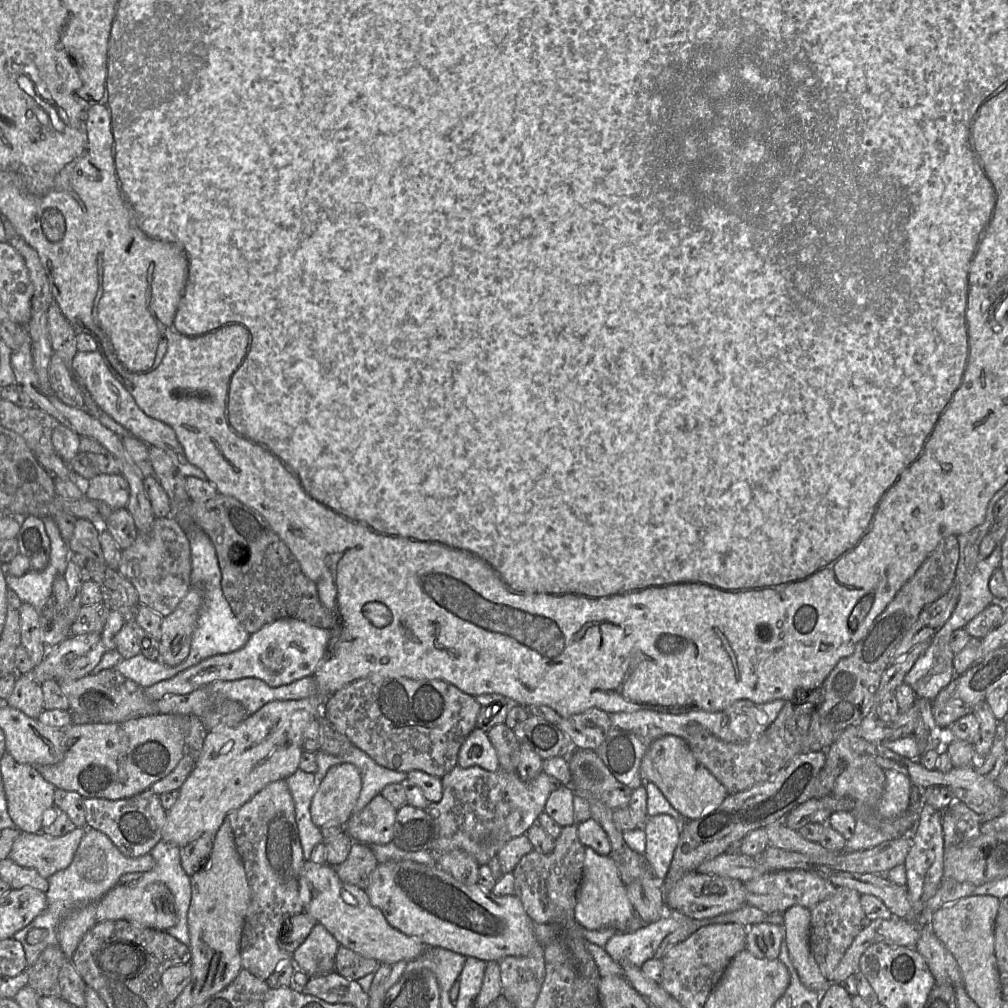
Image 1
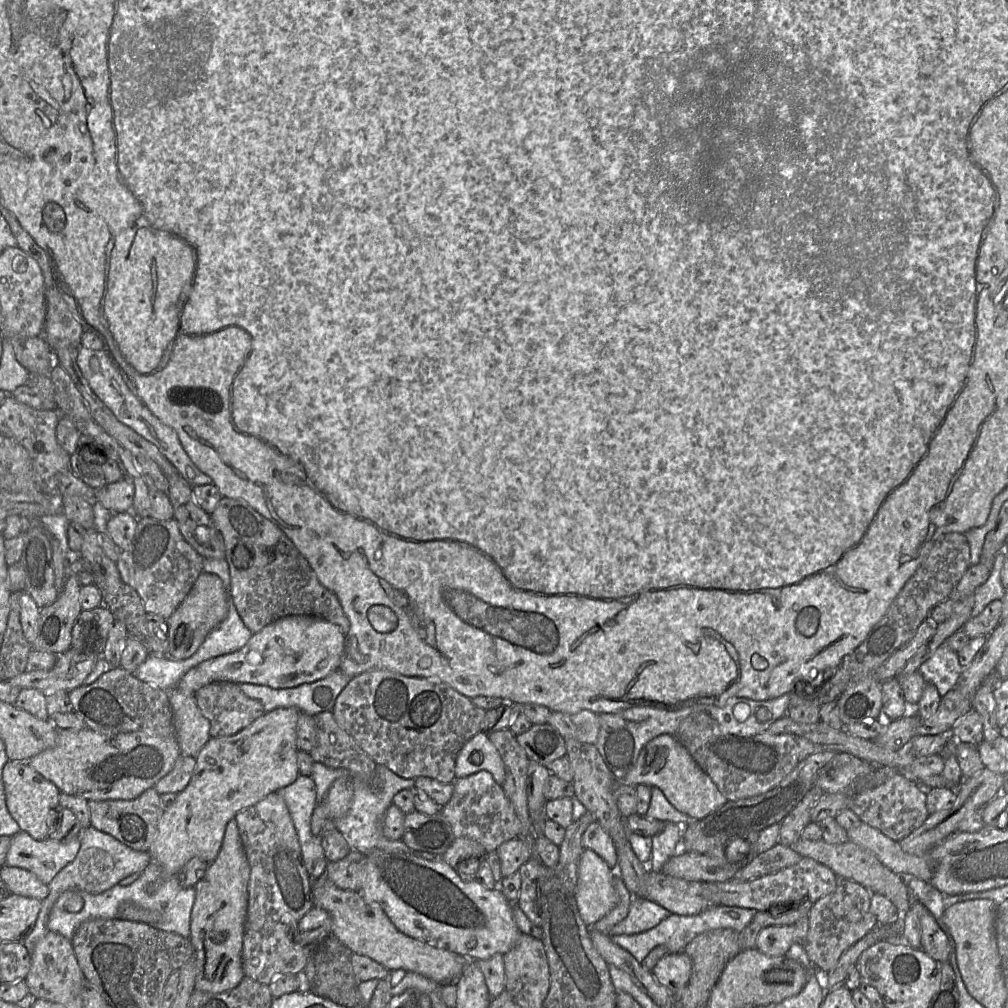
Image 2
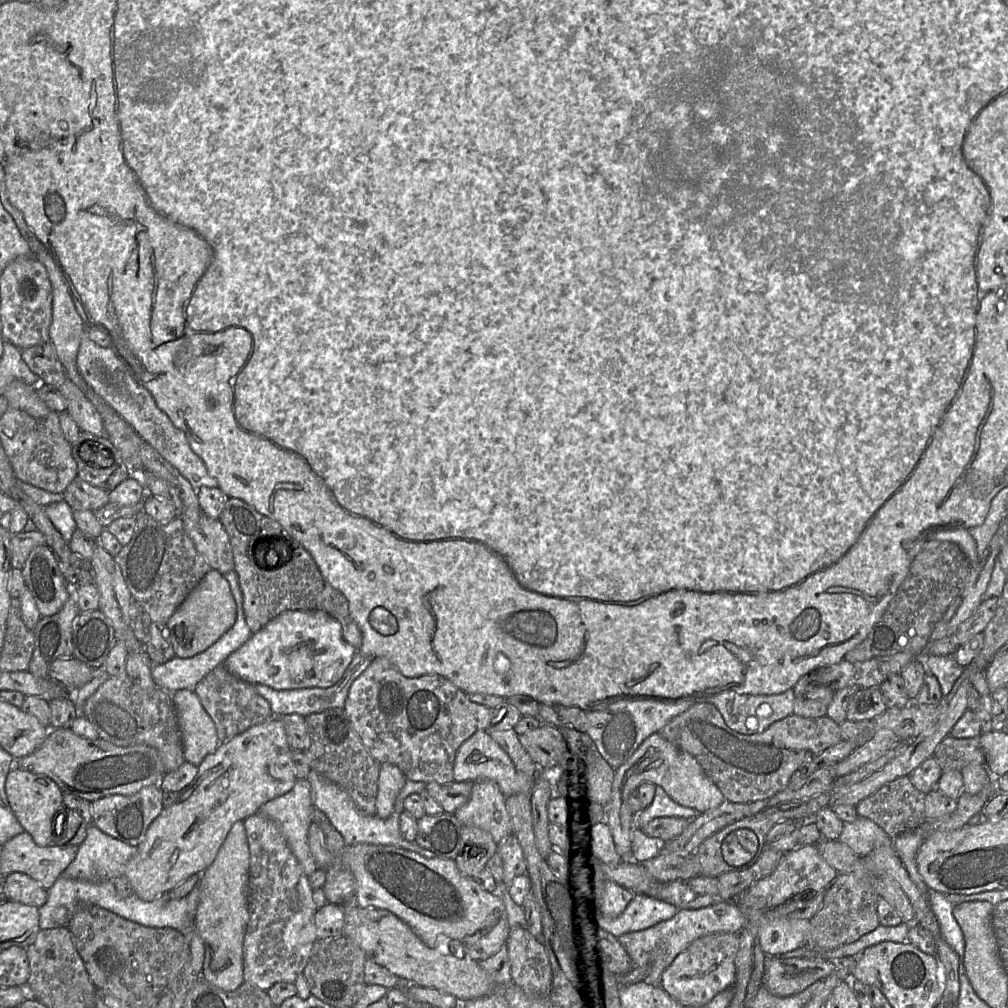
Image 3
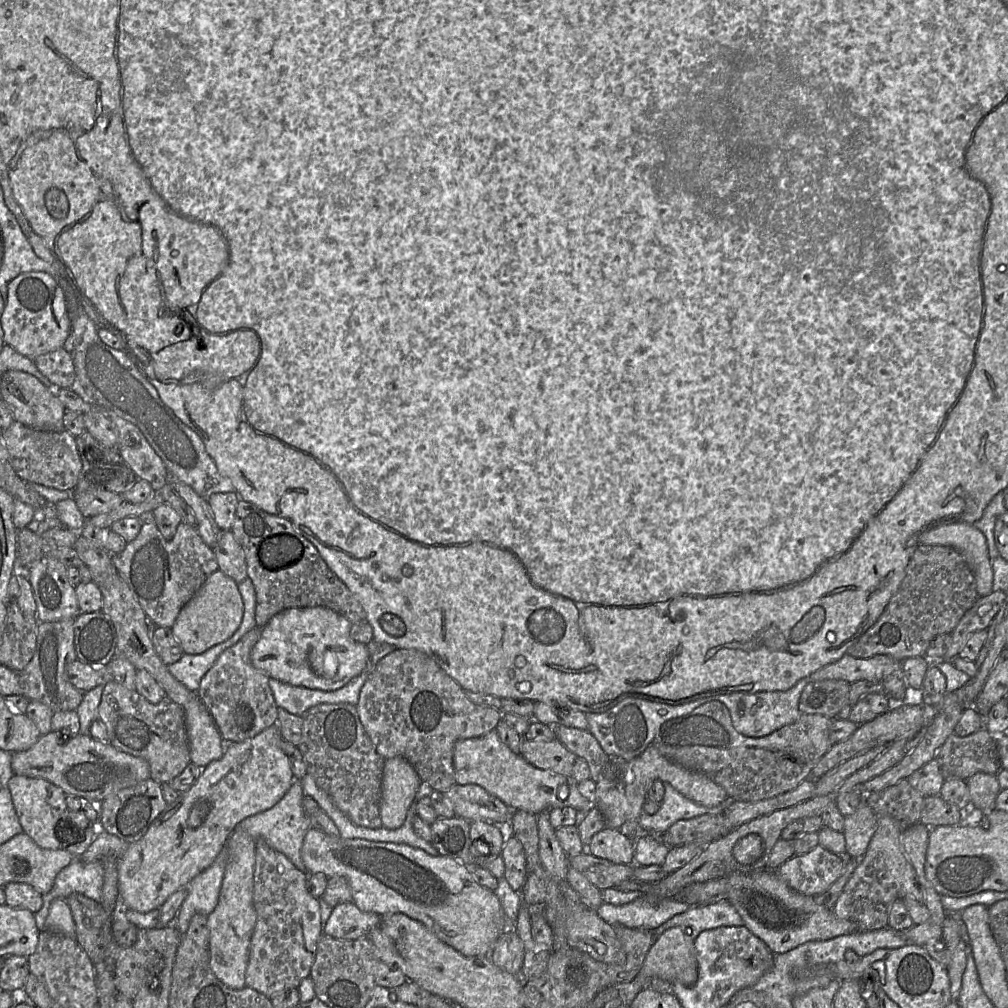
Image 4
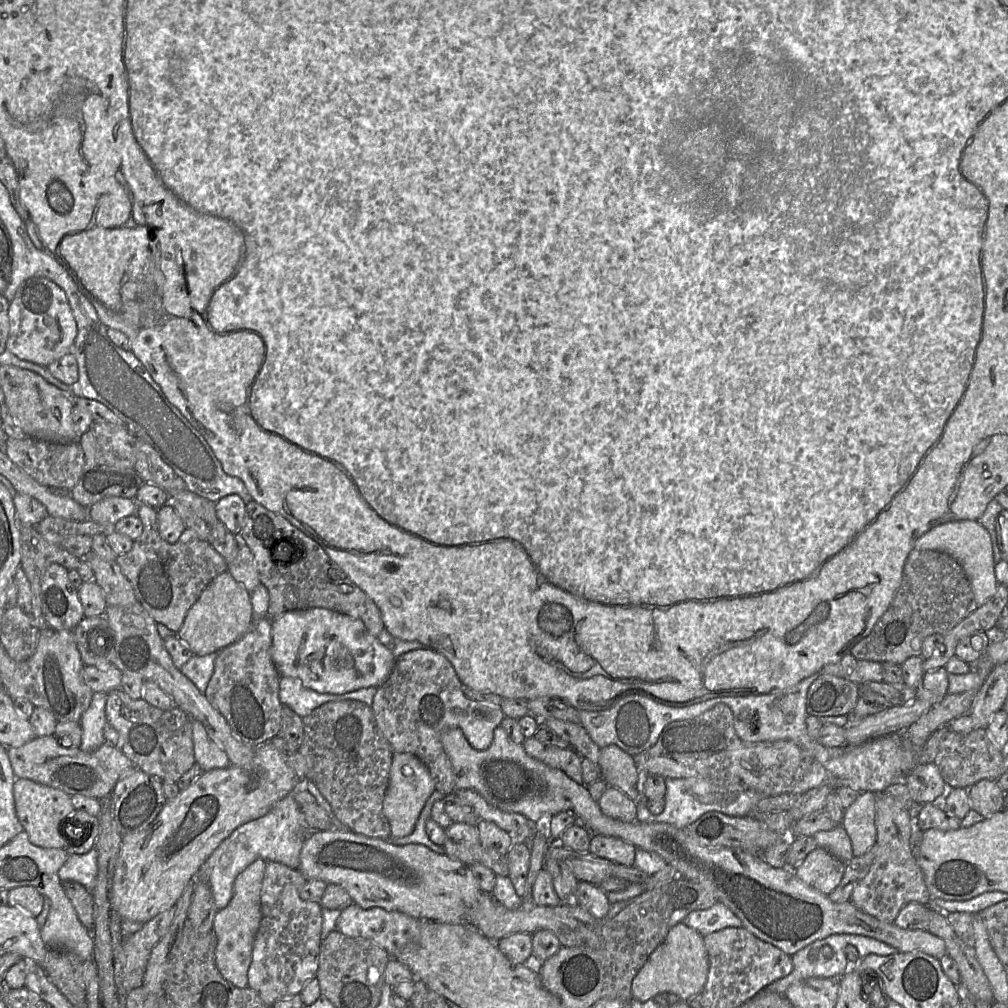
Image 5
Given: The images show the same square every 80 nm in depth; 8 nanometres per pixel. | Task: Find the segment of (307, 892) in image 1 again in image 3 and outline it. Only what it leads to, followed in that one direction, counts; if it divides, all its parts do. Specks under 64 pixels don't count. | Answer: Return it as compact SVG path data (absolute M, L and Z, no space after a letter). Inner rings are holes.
M355 901L341 905L344 911L343 936L356 943L367 955L369 960L387 968L390 972L410 984L435 988L457 998L459 1002L481 998L495 991L495 984L479 966L477 961L463 958L464 954L445 954L440 950L427 946L407 925L395 914L385 909L361 907Z

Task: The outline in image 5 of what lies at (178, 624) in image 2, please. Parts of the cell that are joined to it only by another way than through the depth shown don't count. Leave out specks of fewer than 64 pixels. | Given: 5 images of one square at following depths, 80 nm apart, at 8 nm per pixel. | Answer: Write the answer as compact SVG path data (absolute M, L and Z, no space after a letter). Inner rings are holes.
M229 572L221 573L213 579L189 609L177 636L187 643L194 655L199 656L220 651L233 644L253 623L250 593Z

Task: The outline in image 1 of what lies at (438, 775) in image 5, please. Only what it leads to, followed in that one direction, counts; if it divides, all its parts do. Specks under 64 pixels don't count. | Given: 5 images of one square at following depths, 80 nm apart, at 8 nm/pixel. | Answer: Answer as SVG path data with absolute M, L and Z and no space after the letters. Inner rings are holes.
M372 676L356 680L337 691L326 701L322 714L377 764L404 773L419 770L441 779L457 765L459 749L476 728L480 708L473 696L444 680Z

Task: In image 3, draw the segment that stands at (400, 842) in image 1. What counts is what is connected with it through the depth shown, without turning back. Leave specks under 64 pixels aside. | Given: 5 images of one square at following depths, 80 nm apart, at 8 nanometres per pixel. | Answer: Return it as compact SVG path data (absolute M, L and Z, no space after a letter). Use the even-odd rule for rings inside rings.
M446 812L417 819L415 843L442 858L454 860L462 852L462 825Z

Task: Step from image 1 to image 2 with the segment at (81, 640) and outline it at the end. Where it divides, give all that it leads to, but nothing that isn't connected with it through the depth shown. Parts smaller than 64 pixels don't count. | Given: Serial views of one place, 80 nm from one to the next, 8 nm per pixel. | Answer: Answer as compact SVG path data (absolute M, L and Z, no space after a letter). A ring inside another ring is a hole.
M72 647L56 655L56 663L51 669L24 671L8 682L20 689L39 690L45 696L57 691L69 692L83 685L100 658L96 654L85 653Z

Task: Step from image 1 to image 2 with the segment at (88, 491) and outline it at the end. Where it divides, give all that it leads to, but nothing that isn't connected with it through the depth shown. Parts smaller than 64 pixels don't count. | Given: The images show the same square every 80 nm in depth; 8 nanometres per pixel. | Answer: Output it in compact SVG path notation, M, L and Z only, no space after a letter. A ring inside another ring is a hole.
M121 479L96 490L97 505L106 513L130 512L135 488L132 481Z

